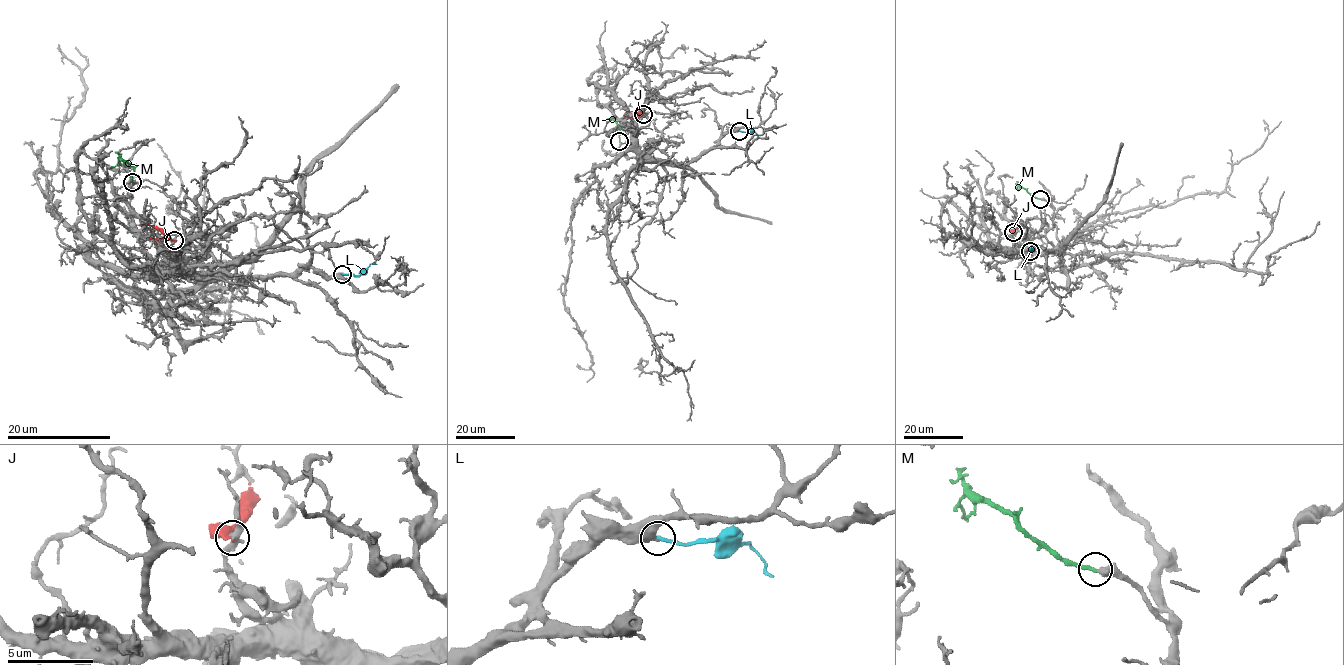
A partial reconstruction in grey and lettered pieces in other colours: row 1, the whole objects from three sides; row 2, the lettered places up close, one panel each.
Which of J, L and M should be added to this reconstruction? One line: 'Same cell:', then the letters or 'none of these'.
Same cell: M

